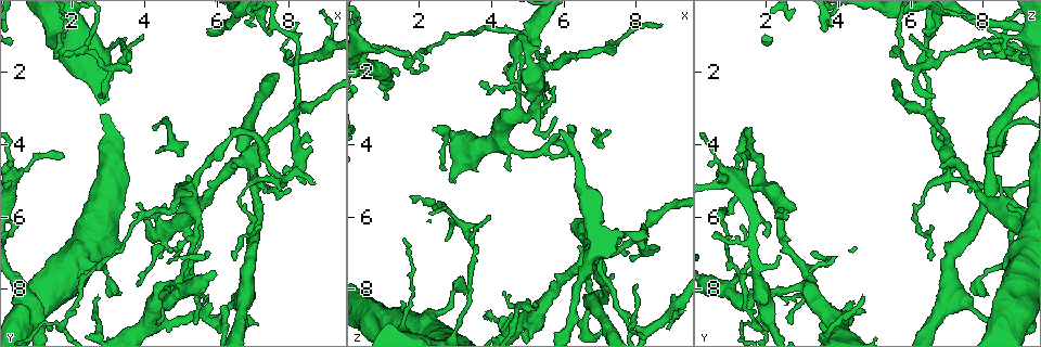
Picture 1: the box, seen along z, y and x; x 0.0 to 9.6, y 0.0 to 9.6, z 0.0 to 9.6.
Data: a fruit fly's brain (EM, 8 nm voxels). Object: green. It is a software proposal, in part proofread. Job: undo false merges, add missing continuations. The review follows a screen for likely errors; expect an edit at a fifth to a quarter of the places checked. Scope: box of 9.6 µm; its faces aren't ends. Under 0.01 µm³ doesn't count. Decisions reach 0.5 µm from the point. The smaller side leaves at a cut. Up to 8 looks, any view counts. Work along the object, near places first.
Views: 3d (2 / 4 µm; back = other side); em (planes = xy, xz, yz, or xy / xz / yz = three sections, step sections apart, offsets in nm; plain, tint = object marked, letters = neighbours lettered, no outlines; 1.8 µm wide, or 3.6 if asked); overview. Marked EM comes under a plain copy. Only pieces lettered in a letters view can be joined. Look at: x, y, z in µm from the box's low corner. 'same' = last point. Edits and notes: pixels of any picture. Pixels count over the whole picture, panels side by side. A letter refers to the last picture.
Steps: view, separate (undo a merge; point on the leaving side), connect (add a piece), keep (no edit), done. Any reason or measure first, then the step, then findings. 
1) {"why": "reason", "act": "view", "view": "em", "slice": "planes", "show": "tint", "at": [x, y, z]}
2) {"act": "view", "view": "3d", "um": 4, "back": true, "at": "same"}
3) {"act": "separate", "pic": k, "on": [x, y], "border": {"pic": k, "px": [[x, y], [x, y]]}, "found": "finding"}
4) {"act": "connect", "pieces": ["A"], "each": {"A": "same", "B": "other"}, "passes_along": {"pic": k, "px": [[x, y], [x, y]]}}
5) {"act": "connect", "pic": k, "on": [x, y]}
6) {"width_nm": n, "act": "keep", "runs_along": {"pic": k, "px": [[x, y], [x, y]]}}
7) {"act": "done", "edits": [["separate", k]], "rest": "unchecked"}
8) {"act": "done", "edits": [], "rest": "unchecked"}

{"act": "view", "view": "3d", "um": 4, "at": [7.20, 0.80, 6.70]}

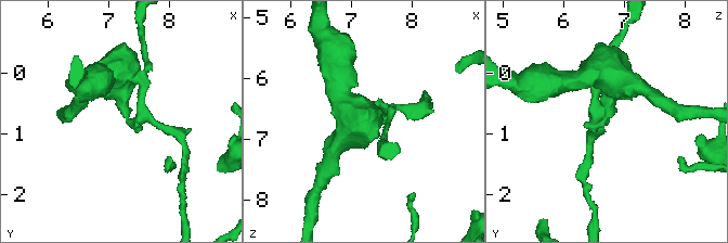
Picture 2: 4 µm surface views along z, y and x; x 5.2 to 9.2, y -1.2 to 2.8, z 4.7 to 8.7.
{"why": "need the tissue", "act": "view", "view": "em", "slice": "yz", "step": 8, "show": "letters", "at": [7.25, 0.75, 6.75]}

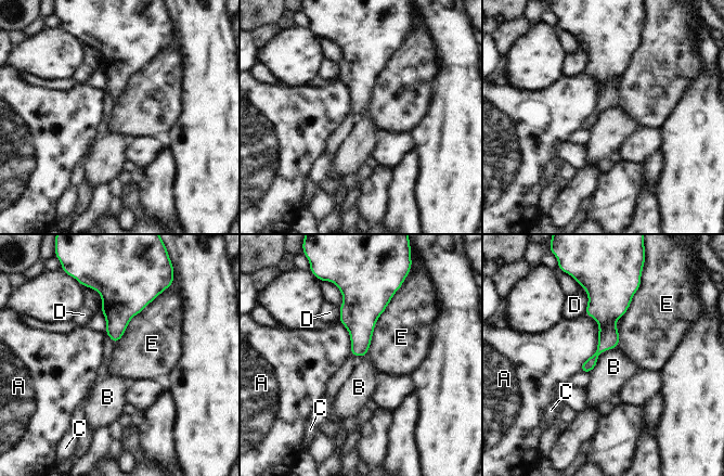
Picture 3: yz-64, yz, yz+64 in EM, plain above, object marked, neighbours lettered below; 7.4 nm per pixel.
{"why": "another direction", "act": "view", "view": "em", "slice": "planes", "show": "letters", "at": "same"}

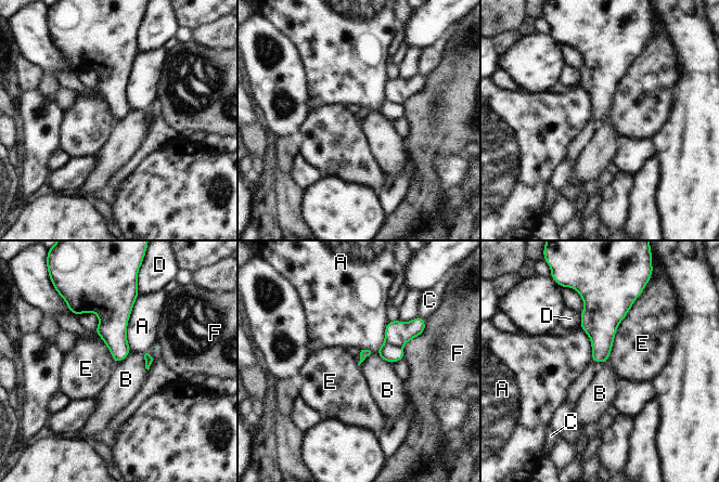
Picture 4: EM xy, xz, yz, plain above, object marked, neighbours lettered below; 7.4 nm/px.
{"longest_contact_nm": ["E", 550], "act": "separate", "pic": 4, "on": [389, 353], "each": {"A": "other", "B": "other", "C": "other", "D": "other", "E": "other", "F": "other"}, "border": {"pic": 4, "px": [[385, 342], [401, 348]]}, "found": "two cells meet here"}

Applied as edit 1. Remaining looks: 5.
{"why": "sharp bend", "act": "view", "view": "em", "slice": "yz", "step": 8, "show": "tint", "at": [4.20, 9.00, 3.90]}

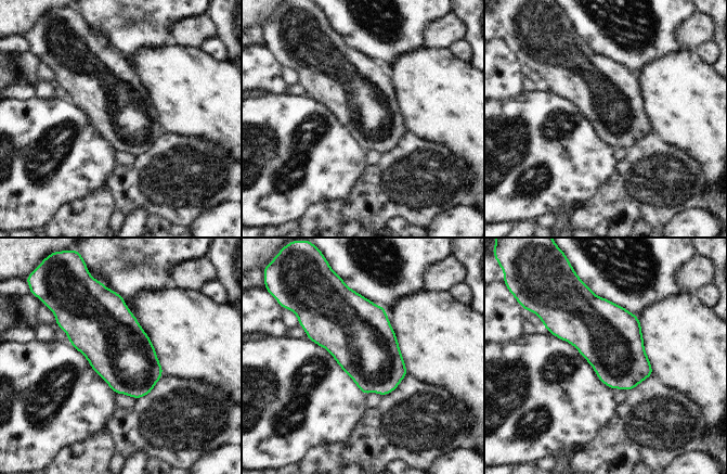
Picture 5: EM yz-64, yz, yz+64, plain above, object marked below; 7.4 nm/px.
{"why": "another direction", "act": "view", "view": "em", "slice": "planes", "show": "letters", "at": "same"}

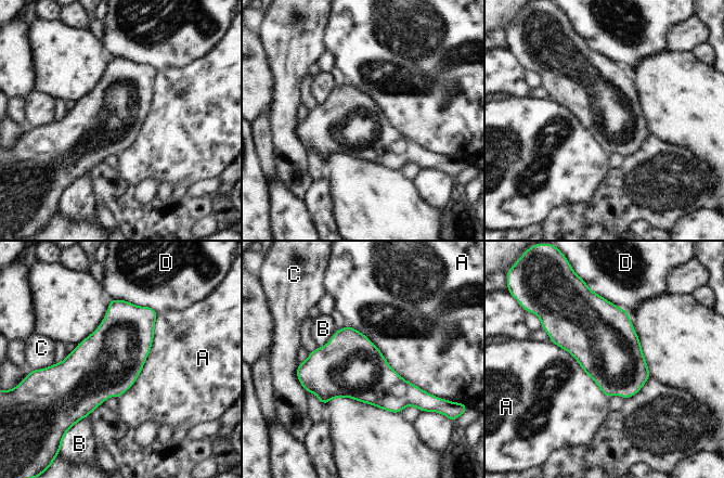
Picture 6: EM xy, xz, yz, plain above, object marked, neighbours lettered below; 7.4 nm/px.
{"width_nm": 480, "act": "keep", "each": {"A": "other", "B": "other", "C": "other", "D": "other"}, "border": {"pic": 6, "px": [[347, 324], [403, 378], [431, 395]]}, "found": "one cell here"}

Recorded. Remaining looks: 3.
{"act": "view", "view": "em", "slice": "planes", "show": "letters", "at": [1.25, 8.95, 2.10]}

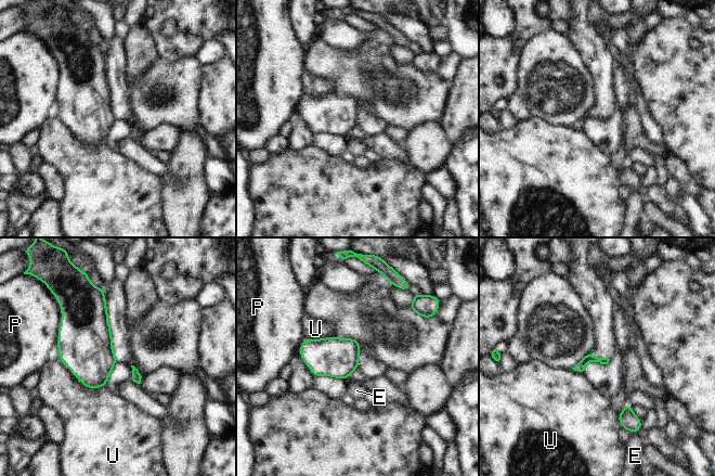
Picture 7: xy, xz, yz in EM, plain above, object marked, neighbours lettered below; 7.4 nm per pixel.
{"width_nm": 80, "act": "keep", "each": {"E": "other", "P": "other", "U": "other"}, "border": {"pic": 7, "px": [[57, 358], [88, 387], [106, 385]]}, "found": "continuous, no second cell"}

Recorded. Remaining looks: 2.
{"act": "done", "edits": [["separate", 4]], "rest": "unchecked"}

